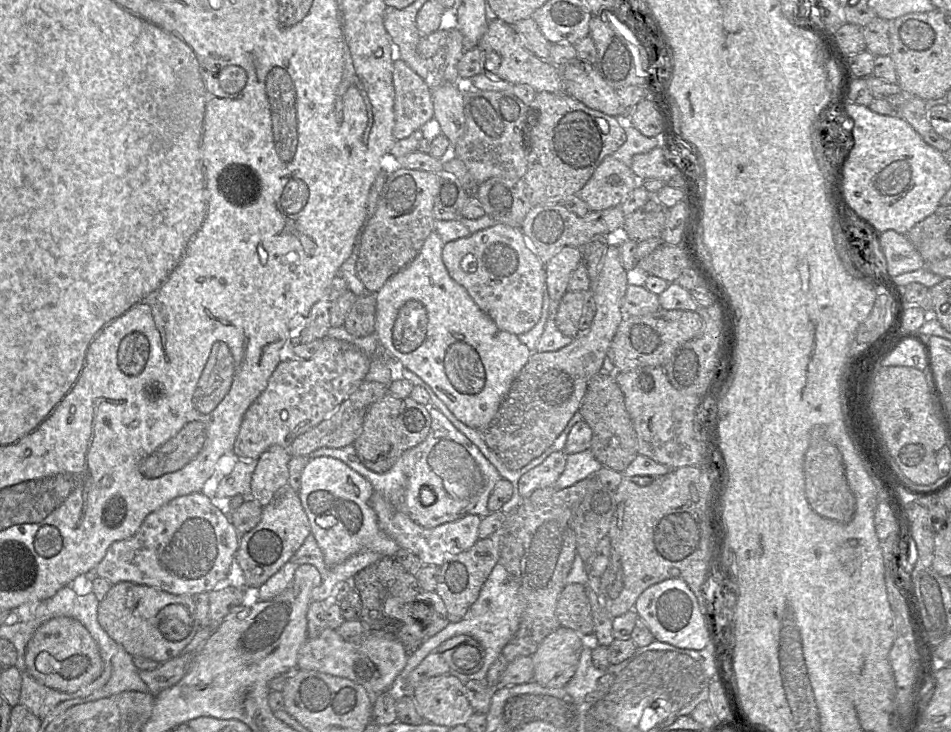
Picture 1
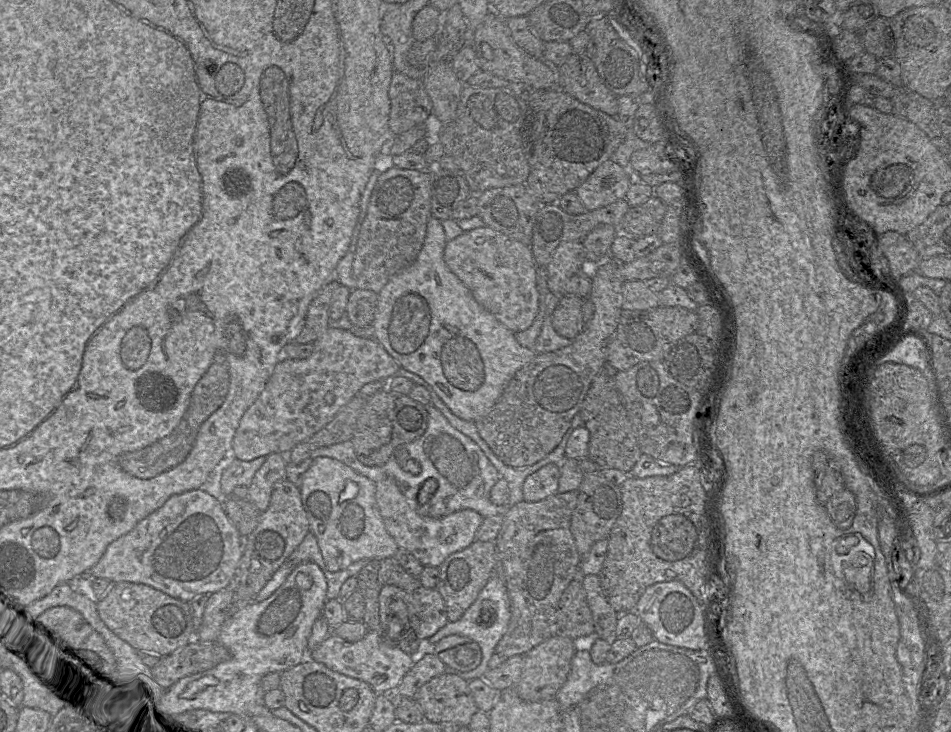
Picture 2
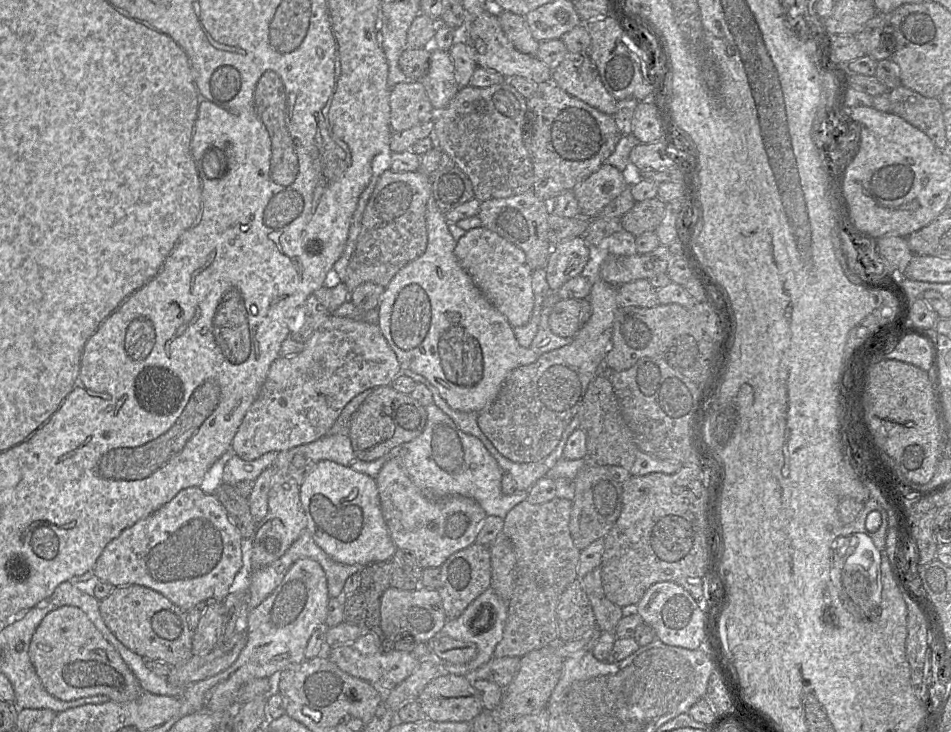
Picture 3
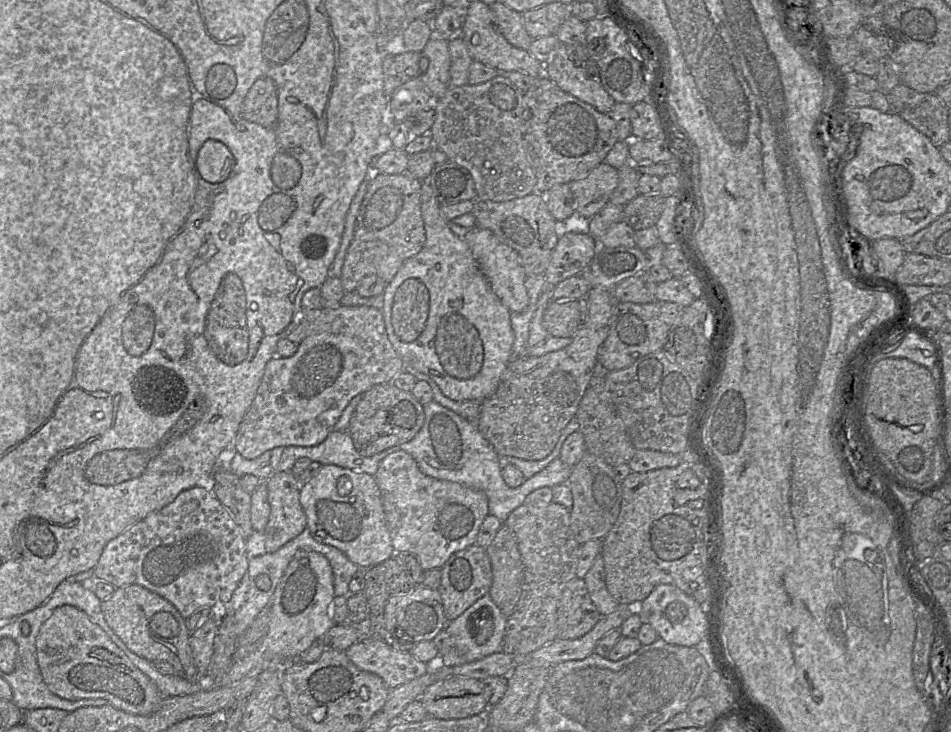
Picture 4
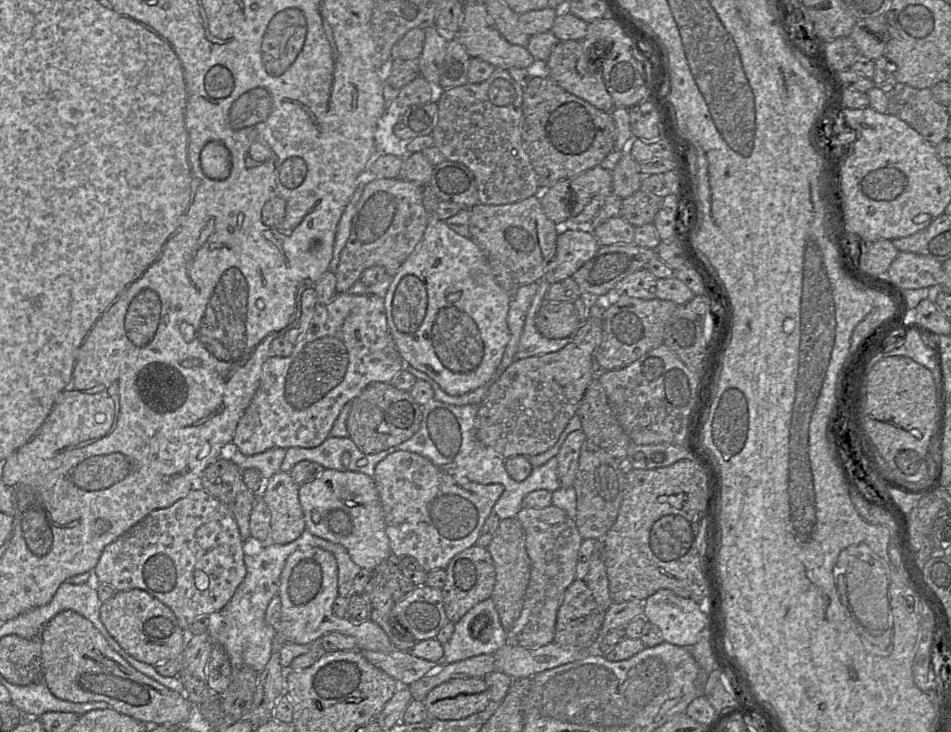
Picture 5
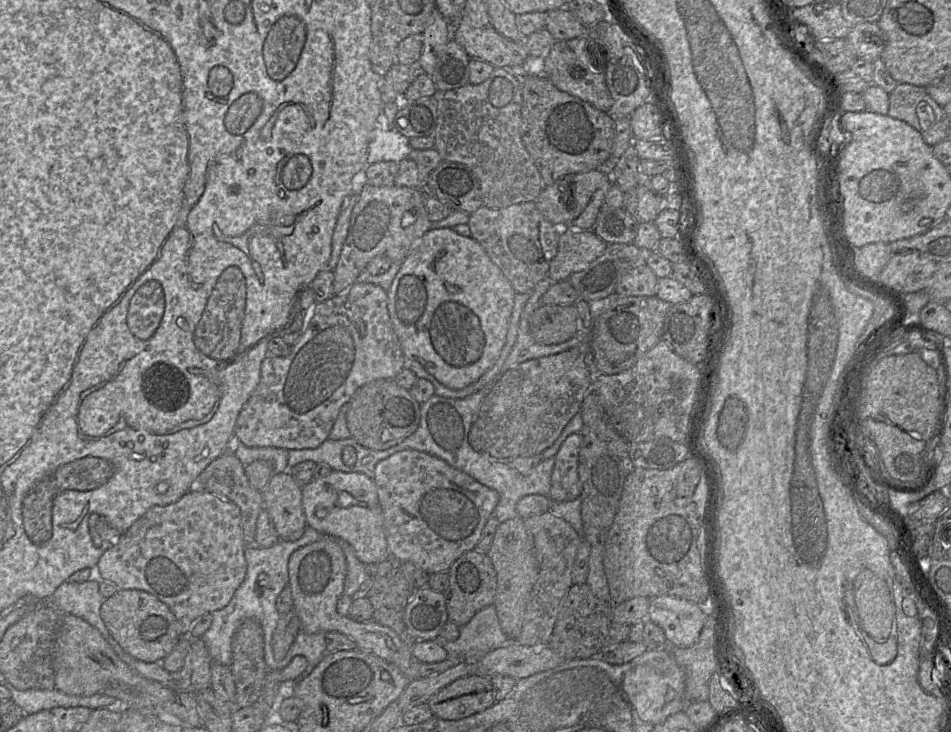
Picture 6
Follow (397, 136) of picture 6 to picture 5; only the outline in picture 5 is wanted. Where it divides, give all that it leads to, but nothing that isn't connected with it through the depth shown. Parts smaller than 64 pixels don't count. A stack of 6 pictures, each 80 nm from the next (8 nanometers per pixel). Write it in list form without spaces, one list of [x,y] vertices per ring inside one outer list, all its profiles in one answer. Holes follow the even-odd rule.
[[[393,101],[389,109],[386,109],[383,115],[379,118],[377,122],[378,128],[374,135],[374,158],[388,154],[405,158],[410,154],[413,154],[407,150],[408,142],[399,139],[394,134],[394,126],[397,123],[399,116],[406,109],[407,108],[400,107],[397,101]]]

